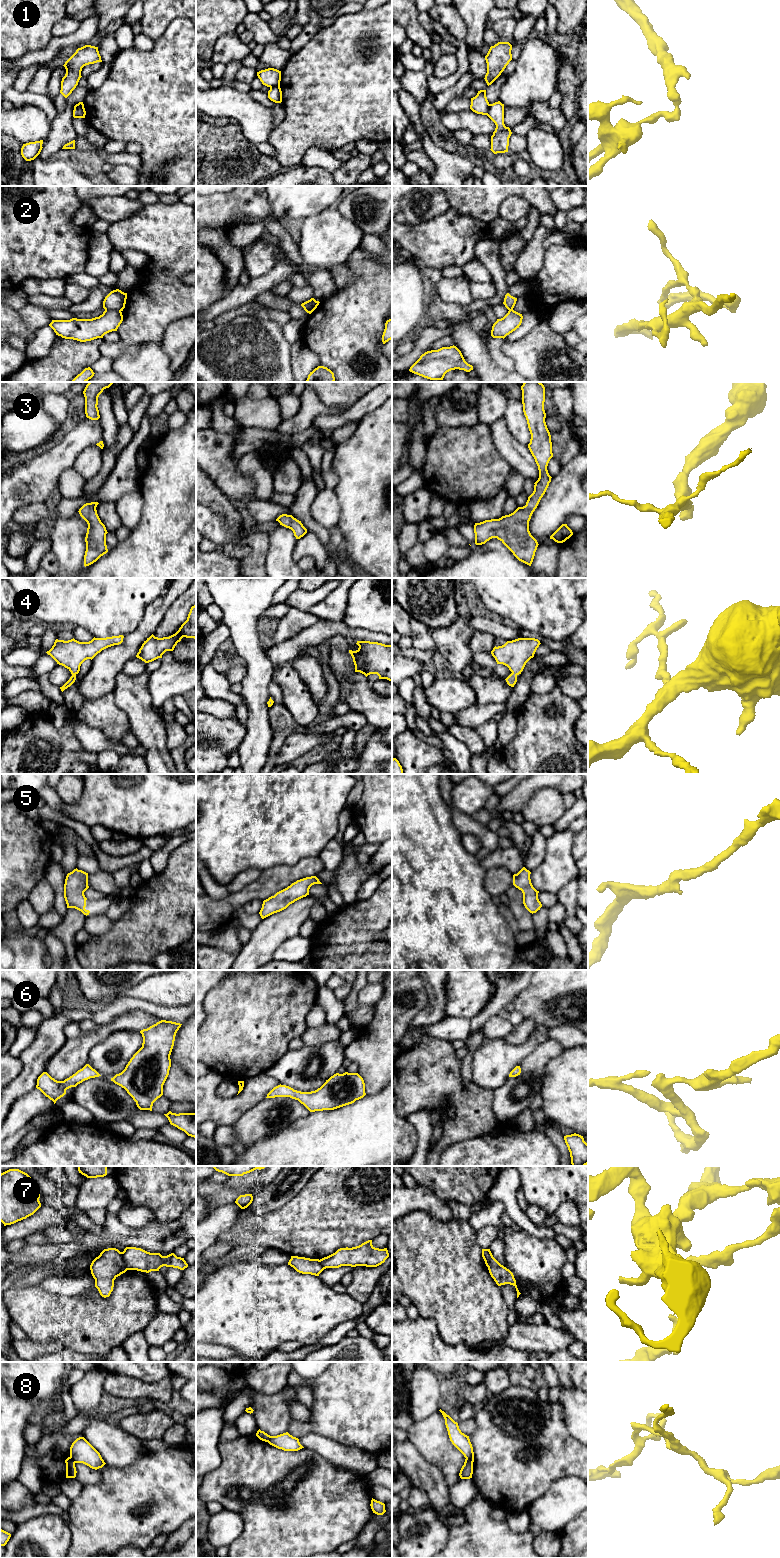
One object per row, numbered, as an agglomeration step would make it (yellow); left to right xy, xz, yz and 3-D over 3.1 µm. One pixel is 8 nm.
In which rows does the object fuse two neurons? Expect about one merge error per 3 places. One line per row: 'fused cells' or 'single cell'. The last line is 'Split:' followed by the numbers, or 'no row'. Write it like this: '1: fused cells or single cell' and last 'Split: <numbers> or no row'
1: fused cells
2: fused cells
3: single cell
4: single cell
5: single cell
6: single cell
7: fused cells
8: fused cells
Split: 1, 2, 7, 8

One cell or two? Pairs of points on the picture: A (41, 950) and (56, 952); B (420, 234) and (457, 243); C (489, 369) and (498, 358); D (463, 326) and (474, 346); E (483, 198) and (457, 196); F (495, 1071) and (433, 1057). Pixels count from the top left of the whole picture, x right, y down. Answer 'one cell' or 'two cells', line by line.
A: two cells
B: one cell
C: two cells
D: one cell
E: one cell
F: two cells

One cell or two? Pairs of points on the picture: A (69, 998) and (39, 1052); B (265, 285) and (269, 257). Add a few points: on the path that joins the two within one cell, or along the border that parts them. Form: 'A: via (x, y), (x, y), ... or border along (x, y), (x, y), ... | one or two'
A: via (63, 1011), (61, 1019), (50, 1032), (49, 1039) | one
B: border along (284, 253), (284, 257), (265, 273), (250, 279) | two

